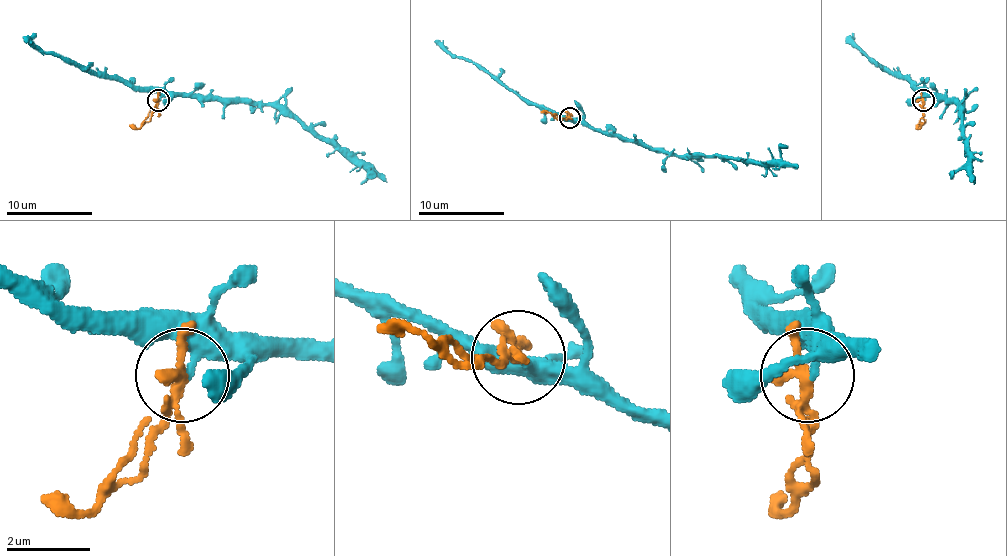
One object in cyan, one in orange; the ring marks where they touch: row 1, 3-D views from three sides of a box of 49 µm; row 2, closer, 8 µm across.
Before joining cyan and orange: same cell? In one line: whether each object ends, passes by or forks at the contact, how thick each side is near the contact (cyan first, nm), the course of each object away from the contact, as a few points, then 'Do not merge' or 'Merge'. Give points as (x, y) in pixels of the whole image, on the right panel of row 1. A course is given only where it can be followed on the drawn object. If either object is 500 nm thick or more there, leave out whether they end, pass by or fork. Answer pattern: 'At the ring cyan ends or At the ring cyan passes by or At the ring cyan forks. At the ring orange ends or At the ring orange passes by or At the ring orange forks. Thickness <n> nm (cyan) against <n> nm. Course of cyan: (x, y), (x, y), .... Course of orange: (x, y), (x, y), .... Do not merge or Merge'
At the ring cyan ends. At the ring orange passes by. Thickness 340 nm (cyan) against 240 nm. Course of cyan: (924, 99), (937, 95), (960, 106), (967, 170), (973, 181). Course of orange: (924, 99), (924, 117), (917, 125). Do not merge

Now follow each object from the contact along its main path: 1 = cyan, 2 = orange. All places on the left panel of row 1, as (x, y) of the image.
1: (159, 99), (191, 95), (286, 106), (320, 136), (331, 138), (352, 160), (361, 160), (387, 181)
2: (159, 99), (139, 127), (129, 125)

